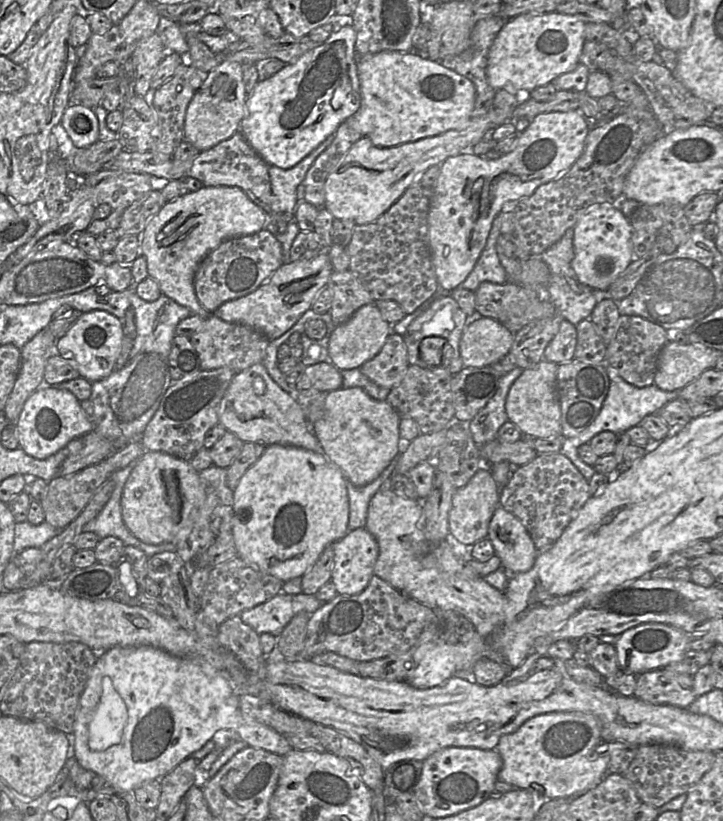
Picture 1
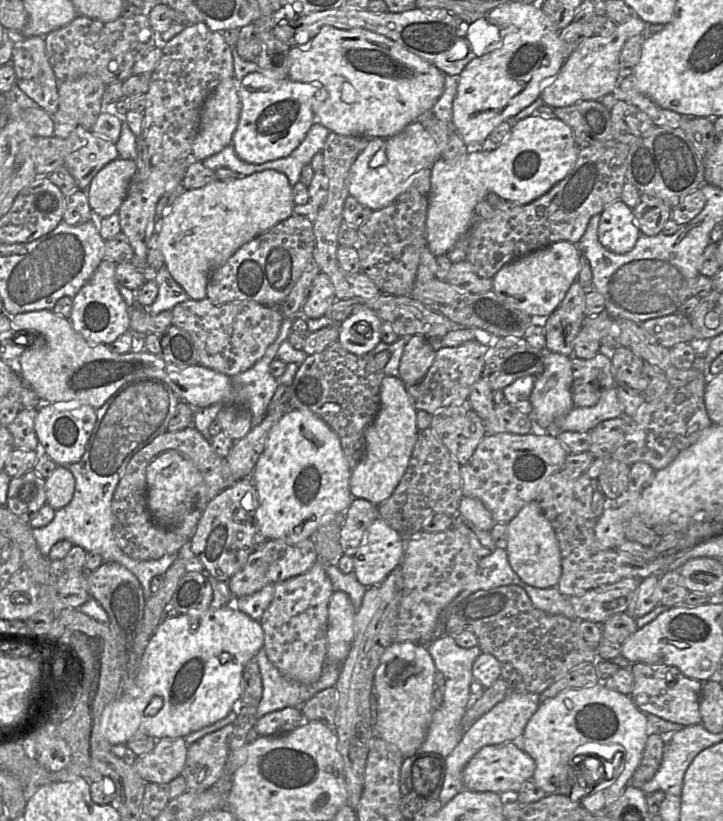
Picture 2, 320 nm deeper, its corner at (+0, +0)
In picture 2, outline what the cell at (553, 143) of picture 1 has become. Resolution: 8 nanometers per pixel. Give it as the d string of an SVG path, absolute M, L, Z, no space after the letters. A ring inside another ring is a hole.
M531 114L513 124L511 131L509 132L509 136L506 138L504 143L499 143L498 148L493 151L468 151L466 154L461 156L457 156L453 159L437 159L431 166L431 181L430 181L430 191L429 191L429 204L427 210L427 218L426 218L426 245L429 248L430 252L434 257L447 254L449 250L456 244L456 242L466 234L469 228L472 225L477 225L477 223L482 219L480 216L475 214L476 205L483 199L485 196L494 192L503 199L507 201L512 201L514 203L527 204L535 199L539 198L546 192L548 192L556 183L564 179L570 170L575 165L577 158L579 156L579 146L574 137L573 131L569 125L567 125L562 120L556 117L546 117L543 115L535 115Z

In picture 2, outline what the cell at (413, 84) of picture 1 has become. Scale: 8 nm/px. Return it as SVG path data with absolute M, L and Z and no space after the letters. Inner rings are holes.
M324 26L308 43L289 50L289 78L322 85L327 98L313 104L315 119L343 136L389 137L433 108L444 90L445 74L397 42L365 30Z

